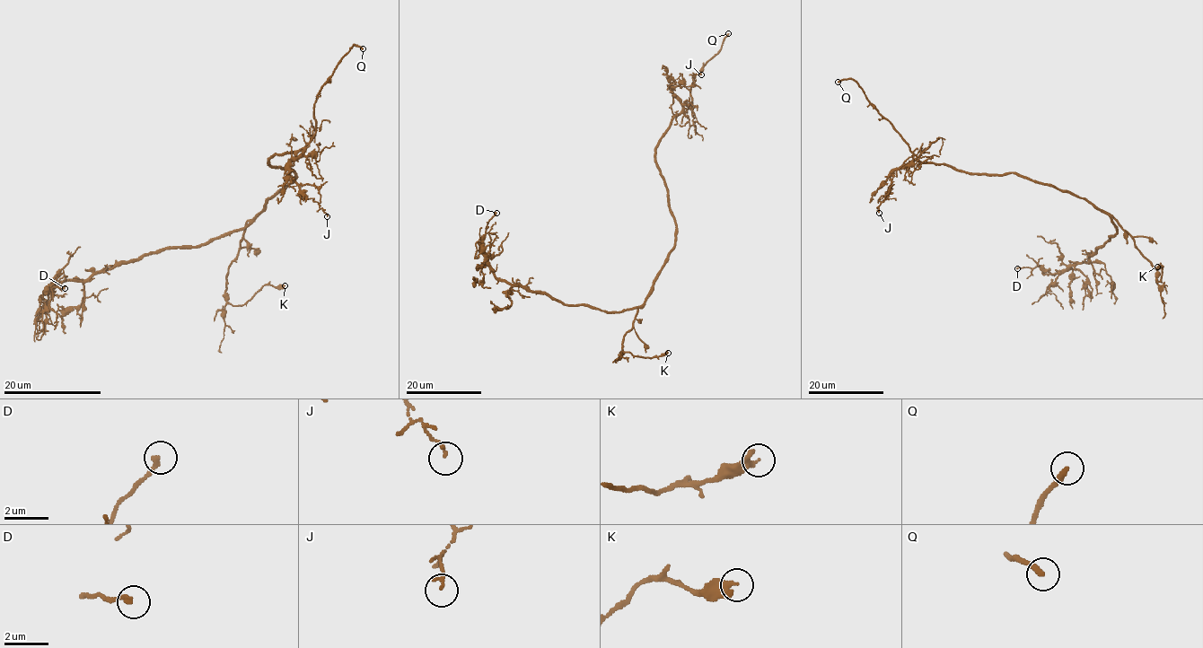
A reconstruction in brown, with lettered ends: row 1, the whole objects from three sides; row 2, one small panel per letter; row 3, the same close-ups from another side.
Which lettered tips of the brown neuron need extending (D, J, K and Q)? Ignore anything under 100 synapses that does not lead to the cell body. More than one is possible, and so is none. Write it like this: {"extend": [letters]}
{"extend": ["Q"]}

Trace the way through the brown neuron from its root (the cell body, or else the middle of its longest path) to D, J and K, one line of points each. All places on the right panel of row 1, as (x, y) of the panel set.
D: (1066, 191), (1105, 212), (1116, 225), (1116, 232), (1088, 262), (1073, 264), (1056, 275), (1040, 267), (1017, 268)
J: (1066, 191), (1013, 172), (970, 173), (943, 164), (910, 161), (893, 171), (891, 188), (879, 205), (879, 213)
K: (1066, 191), (1090, 201), (1110, 215), (1156, 269), (1157, 282), (1160, 282), (1162, 266), (1157, 267)

